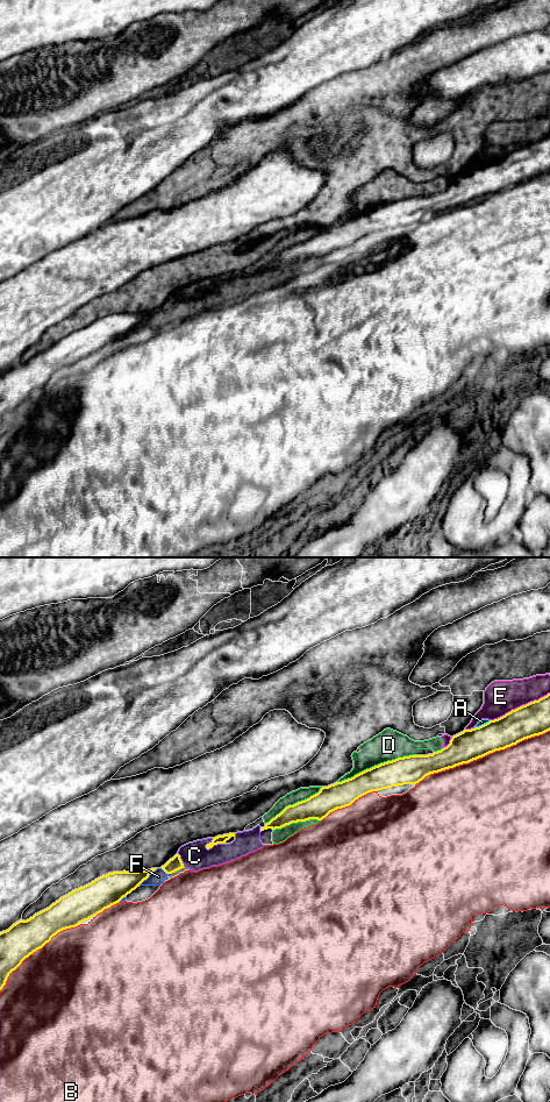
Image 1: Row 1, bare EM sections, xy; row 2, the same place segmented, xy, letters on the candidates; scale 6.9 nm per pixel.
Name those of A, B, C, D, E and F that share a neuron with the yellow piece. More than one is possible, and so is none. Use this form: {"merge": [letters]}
{"merge": []}

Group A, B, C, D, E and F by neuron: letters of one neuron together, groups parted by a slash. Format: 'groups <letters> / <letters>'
groups A / B / C D E F

